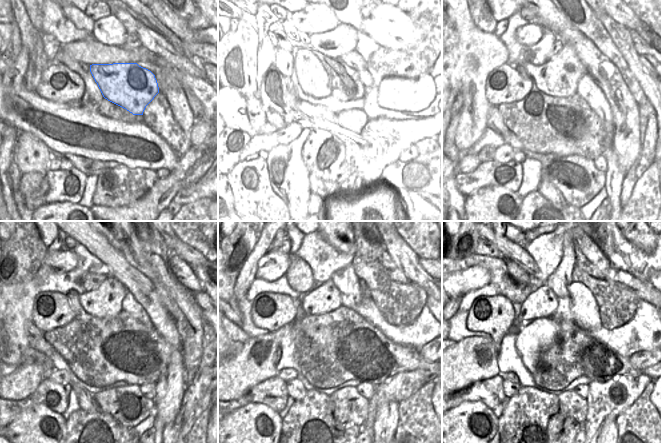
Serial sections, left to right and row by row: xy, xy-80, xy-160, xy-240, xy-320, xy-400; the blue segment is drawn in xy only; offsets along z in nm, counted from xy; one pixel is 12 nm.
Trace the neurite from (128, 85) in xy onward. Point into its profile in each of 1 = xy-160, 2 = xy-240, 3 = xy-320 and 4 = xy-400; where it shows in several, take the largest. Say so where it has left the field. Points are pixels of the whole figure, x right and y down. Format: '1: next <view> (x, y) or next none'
1: next xy-160 (558, 77)
2: next xy-240 (105, 301)
3: next xy-320 (327, 298)
4: next xy-400 (542, 303)

